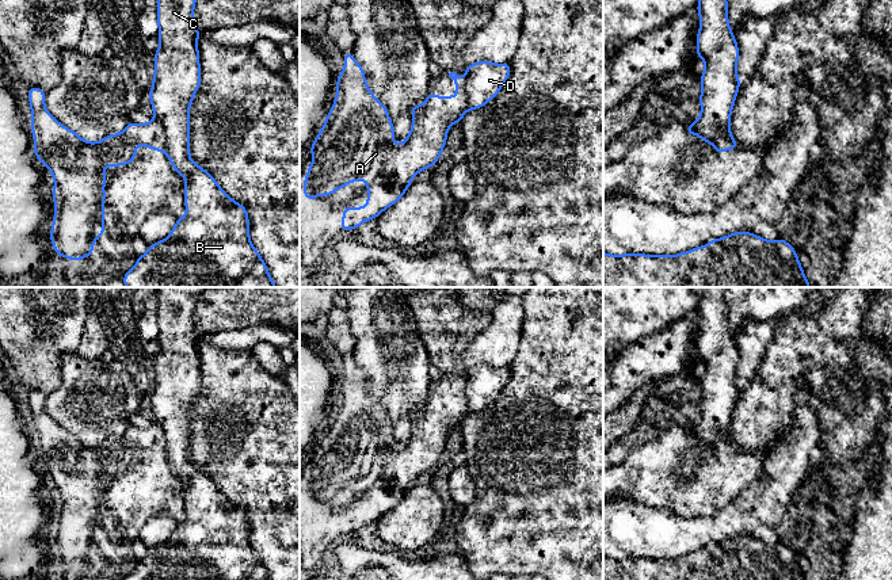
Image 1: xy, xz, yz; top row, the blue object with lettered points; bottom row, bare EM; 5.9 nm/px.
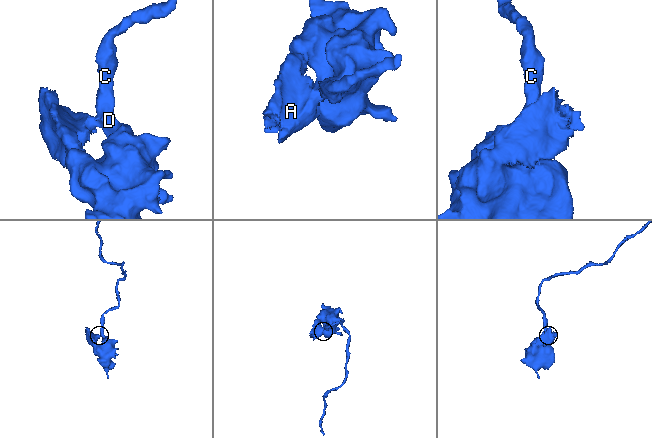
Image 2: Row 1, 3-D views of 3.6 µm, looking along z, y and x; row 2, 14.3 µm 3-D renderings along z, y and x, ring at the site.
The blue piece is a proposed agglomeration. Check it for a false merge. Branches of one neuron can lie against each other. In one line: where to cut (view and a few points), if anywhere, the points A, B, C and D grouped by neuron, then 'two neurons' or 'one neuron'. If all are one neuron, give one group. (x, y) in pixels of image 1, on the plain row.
cut xy (155, 420), (163, 432), (167, 456); groups A / B C D; two neurons

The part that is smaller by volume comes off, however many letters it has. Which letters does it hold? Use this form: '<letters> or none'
A

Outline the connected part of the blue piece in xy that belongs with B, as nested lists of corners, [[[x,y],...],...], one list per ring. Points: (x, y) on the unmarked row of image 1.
[[[157,287],[160,351],[153,358],[155,379],[150,397],[155,421],[165,436],[167,458],[184,485],[186,519],[176,523],[169,539],[148,550],[123,580],[270,580],[260,557],[249,543],[247,511],[235,505],[216,482],[190,462],[190,411],[201,389],[199,335],[194,309],[206,287]]]

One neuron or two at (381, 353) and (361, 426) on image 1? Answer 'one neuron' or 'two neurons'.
two neurons

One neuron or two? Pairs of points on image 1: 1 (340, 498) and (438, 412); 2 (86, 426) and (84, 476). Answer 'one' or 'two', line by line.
1: one
2: two

